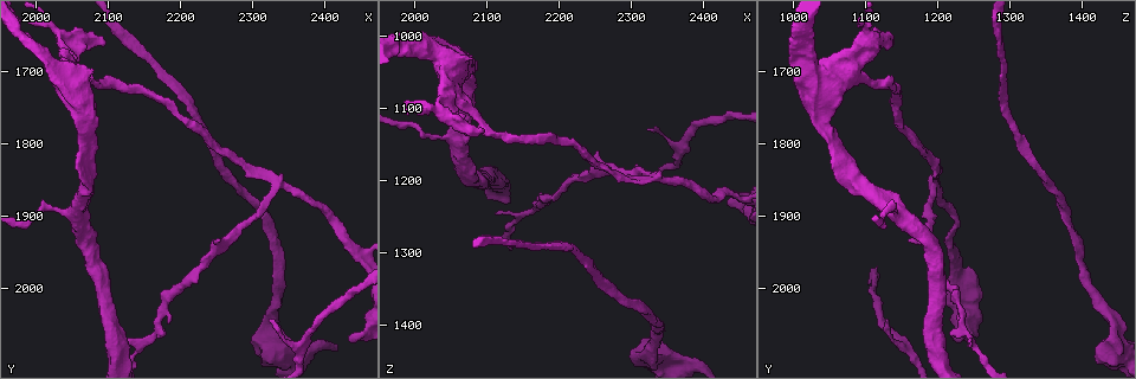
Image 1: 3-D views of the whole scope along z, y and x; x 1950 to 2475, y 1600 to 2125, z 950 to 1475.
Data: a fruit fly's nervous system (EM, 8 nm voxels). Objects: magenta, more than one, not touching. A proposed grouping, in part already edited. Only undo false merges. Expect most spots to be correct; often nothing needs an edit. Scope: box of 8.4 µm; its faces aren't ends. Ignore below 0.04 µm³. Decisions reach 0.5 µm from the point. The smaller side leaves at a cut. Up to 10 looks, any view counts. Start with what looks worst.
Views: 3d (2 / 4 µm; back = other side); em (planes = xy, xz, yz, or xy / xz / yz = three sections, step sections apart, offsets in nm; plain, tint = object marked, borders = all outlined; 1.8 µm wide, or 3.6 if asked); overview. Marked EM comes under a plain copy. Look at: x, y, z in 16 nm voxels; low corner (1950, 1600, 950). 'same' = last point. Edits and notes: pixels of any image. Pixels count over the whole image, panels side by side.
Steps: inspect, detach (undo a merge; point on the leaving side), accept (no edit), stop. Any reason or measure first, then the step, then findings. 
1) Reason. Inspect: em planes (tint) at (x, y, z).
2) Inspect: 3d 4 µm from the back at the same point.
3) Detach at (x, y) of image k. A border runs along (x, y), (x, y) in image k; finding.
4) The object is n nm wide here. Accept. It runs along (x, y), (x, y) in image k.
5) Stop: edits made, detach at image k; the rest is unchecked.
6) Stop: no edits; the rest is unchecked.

Side arm on a straight run. Inspect: 3d 4 µm at (2335, 1860, 1195).

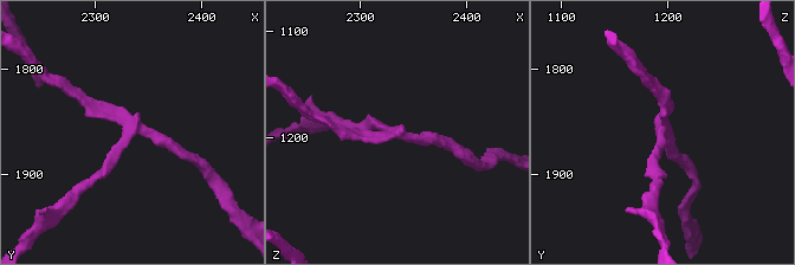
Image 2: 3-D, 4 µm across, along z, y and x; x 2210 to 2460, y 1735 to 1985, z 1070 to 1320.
3 arms meet here; now the EM. Inspect: em 3.6 µm planes (tint) at (2336, 1854, 1192).

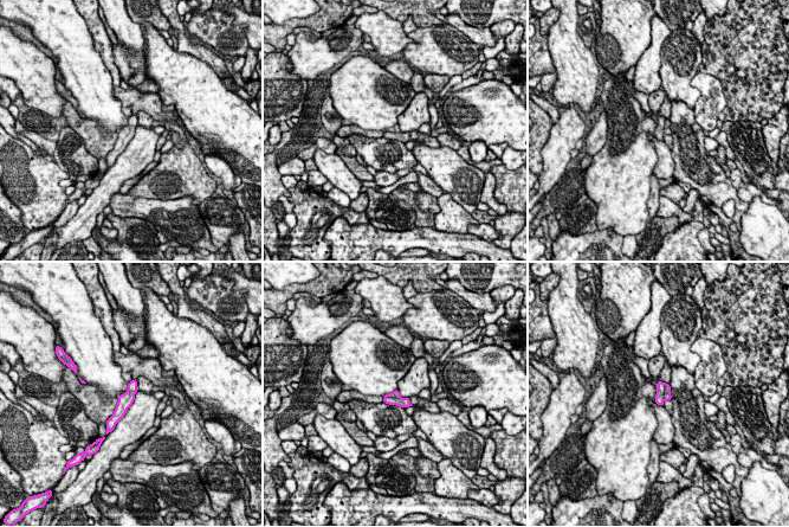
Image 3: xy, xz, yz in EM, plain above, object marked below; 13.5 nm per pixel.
Detach at (396, 393) of image 3. The part that leaves runs along (134, 383), (129, 397), (112, 423) in image 3; two neurons meet here.

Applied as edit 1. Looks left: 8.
Inspect: overview.

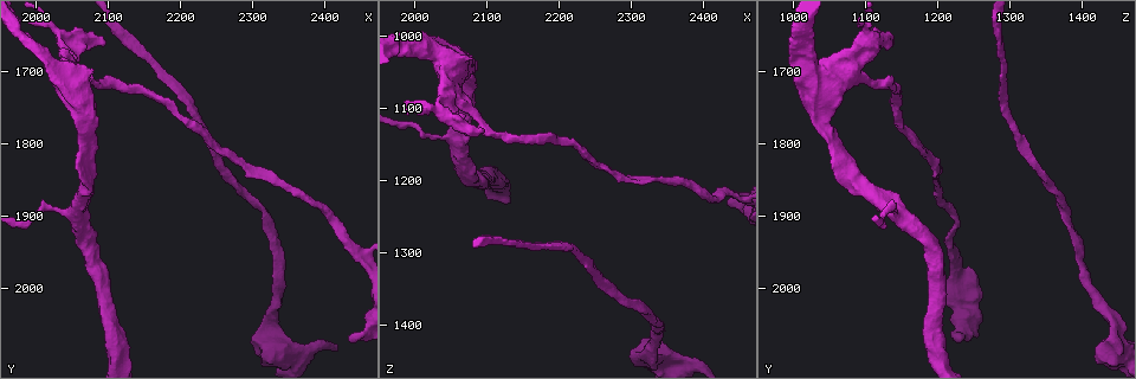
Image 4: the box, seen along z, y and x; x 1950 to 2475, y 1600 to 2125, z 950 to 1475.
Four arms meet. Inspect: em 3.6 µm planes (tint) at (2055, 1705, 1070).

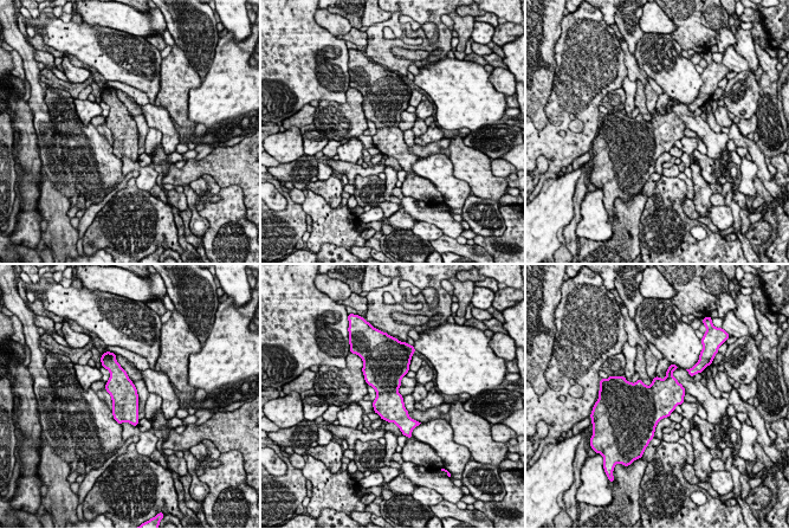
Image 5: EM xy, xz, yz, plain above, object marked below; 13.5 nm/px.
The object is 360 nm wide here. Accept. All the same neuron.

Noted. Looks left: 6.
Thick turns thin. Inspect: 3d 2 µm at (2325, 2045, 1445).

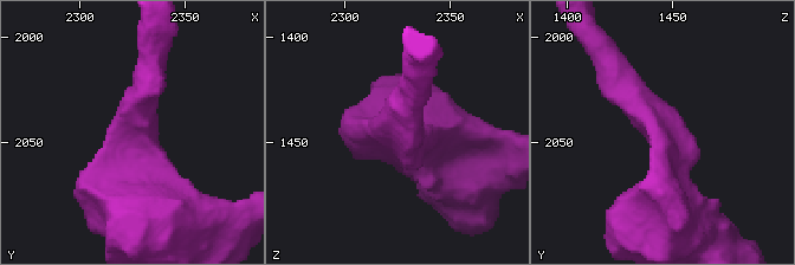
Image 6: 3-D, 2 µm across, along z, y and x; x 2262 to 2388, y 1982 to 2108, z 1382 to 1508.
The arms are 220, 600 nm wide. Inspect: em planes (tint) at (2329, 2045, 1447).

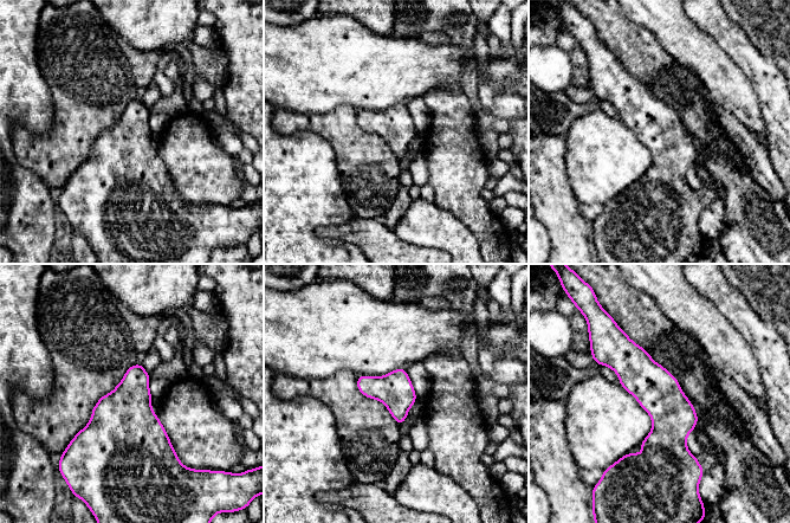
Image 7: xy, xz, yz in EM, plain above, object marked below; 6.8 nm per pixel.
The object is 240 nm wide here. Accept. Continuous, no second neuron.

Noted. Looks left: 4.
Arms part here. Inspect: em planes (tint) at (2450, 1955, 1225).

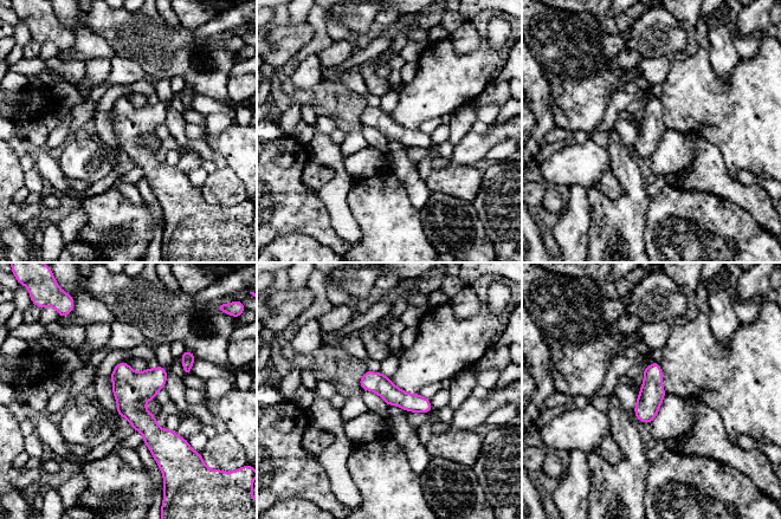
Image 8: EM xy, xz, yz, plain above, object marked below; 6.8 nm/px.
Accept. It runs along (123, 364), (161, 455) in image 8; all the same neuron.

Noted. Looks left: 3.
Stop: edits made, detach at image 3; the rest is unchecked.

